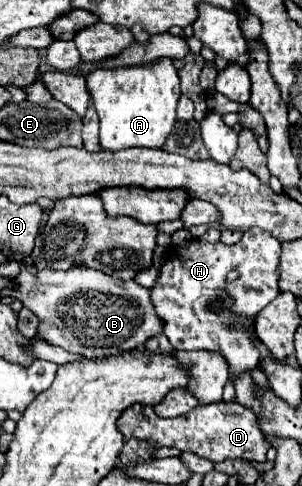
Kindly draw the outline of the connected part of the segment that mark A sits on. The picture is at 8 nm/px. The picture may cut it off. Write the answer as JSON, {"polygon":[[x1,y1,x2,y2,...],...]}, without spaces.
{"polygon":[[163,58,159,62,153,62,151,66,123,66,113,70,93,70,87,76,87,86,93,96,95,110,99,114,99,144,101,150,113,152,123,148,157,148,161,150,165,144,165,138,171,134,173,124,177,122,177,102,181,96,179,90,179,76,171,60]]}

